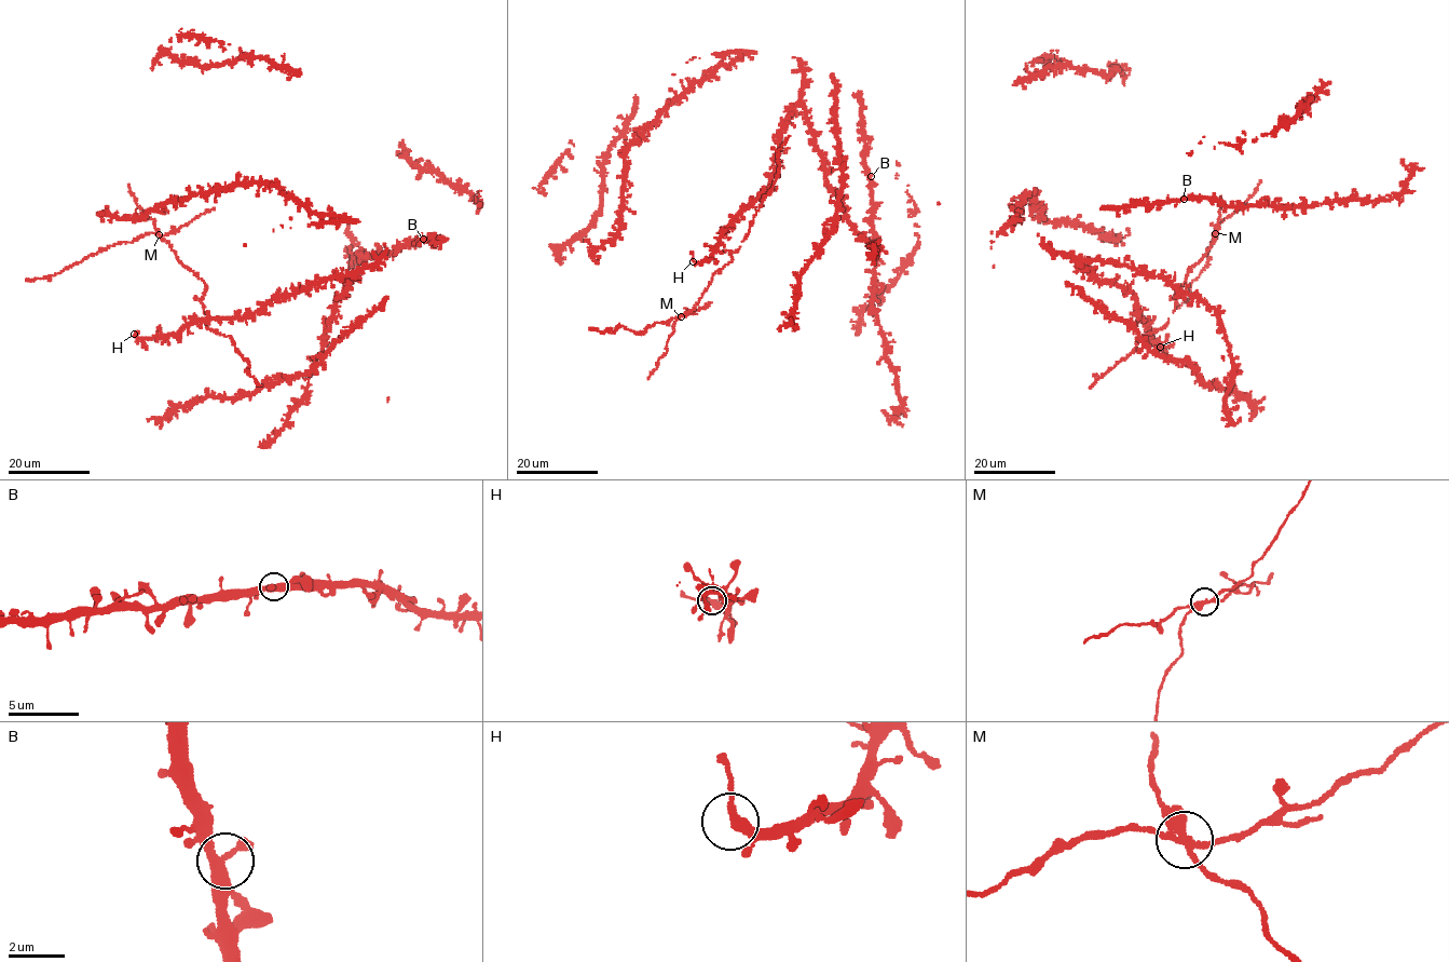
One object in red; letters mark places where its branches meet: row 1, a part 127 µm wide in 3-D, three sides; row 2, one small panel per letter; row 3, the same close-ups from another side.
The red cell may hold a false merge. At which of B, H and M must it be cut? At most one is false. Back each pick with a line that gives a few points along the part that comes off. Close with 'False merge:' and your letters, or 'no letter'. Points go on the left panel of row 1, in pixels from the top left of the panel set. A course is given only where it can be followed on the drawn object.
M: (159, 234), (144, 234), (130, 243), (100, 249), (53, 275), (26, 279)
False merge: M

